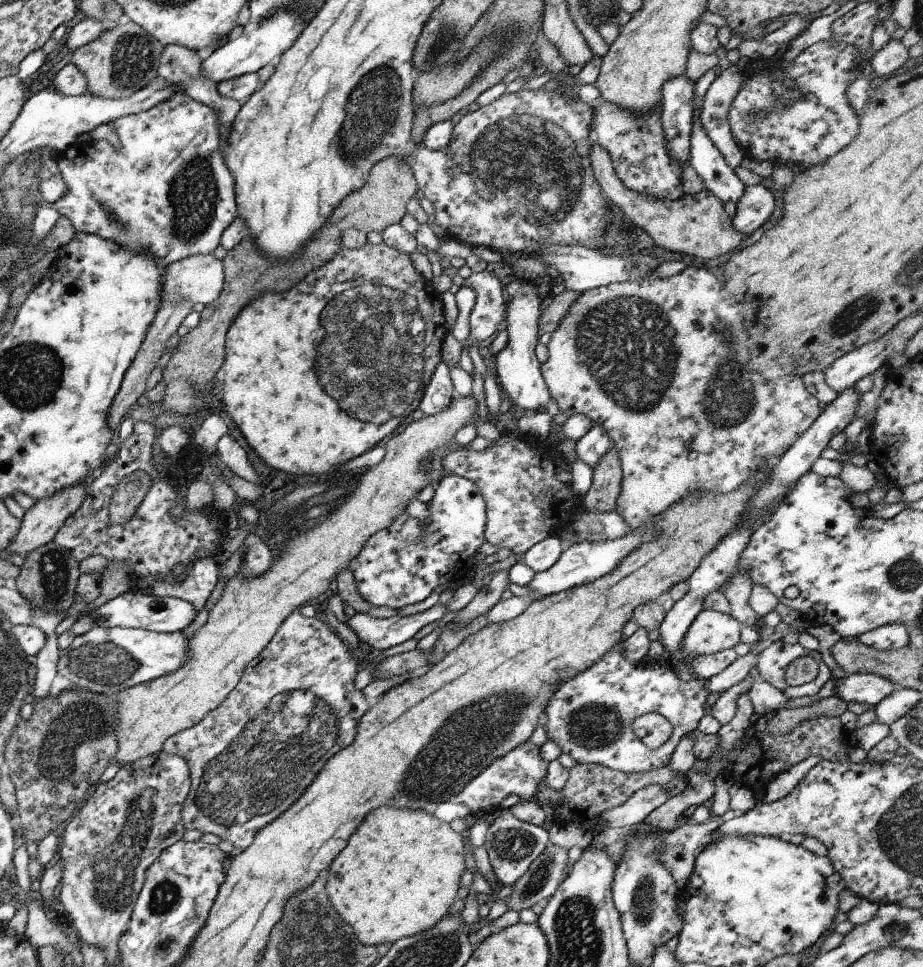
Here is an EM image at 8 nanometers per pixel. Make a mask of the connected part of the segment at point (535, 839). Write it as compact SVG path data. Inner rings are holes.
M500 808L500 815L490 823L484 835L482 847L488 856L492 871L501 884L511 886L528 869L529 864L540 855L548 840L548 832L509 814L508 808Z

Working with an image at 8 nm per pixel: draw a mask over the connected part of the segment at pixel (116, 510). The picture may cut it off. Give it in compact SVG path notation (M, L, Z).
M136 470L125 475L115 487L108 504L108 523L121 525L128 521L152 485L152 478Z

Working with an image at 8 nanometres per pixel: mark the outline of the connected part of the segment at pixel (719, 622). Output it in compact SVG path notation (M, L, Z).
M701 610L687 627L680 648L671 657L688 660L731 648L740 642L740 627L740 622L730 614Z

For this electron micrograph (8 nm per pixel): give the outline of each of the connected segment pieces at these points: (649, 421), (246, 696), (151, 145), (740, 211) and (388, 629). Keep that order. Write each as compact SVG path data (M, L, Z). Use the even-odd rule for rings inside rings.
M686 266L685 269L669 276L668 278L655 278L653 280L645 277L643 280L638 281L625 281L622 283L609 283L606 285L598 286L586 291L581 291L576 299L572 302L572 305L566 310L566 313L560 318L558 325L551 331L551 336L547 344L548 358L545 362L540 364L540 373L547 387L550 398L555 400L558 406L558 412L565 412L567 415L578 412L584 414L591 422L599 423L609 437L611 444L615 447L619 462L620 462L620 485L619 494L616 496L614 510L632 529L637 527L643 527L653 522L657 515L660 515L663 511L668 509L670 504L676 503L677 500L682 499L689 493L706 493L707 491L713 491L714 493L728 493L734 491L741 483L748 481L748 478L765 462L769 460L775 462L779 456L781 456L790 444L802 433L809 428L809 425L818 417L819 404L815 395L804 387L802 380L795 374L789 374L787 376L779 376L772 379L765 380L758 371L752 371L748 367L748 355L747 346L748 335L746 334L745 327L742 325L742 316L740 315L740 306L734 299L728 296L728 292L723 288L721 280L717 279L711 272L705 270L705 268L697 268L695 266Z
M293 609L281 624L277 627L275 634L269 639L265 648L255 656L257 664L251 666L251 672L247 680L239 680L233 687L233 690L219 703L212 711L209 711L197 724L191 728L175 733L173 736L165 739L161 751L172 755L180 756L185 760L190 774L190 789L187 796L183 799L180 810L181 826L184 830L197 829L199 832L210 832L217 838L225 840L234 846L234 853L245 850L251 844L253 835L260 828L263 828L268 822L276 819L284 810L287 810L291 804L301 796L306 786L311 784L315 778L316 772L326 763L326 760L333 756L338 750L351 744L356 733L357 721L361 715L369 708L371 701L363 697L361 691L353 688L353 679L357 670L355 669L356 660L354 652L347 648L345 639L341 639L338 634L332 630L332 624L326 625L313 617L301 615L299 609Z
M179 92L172 95L168 101L160 102L149 110L138 112L137 114L117 117L113 122L108 123L115 129L120 144L119 150L113 149L107 141L93 141L86 143L73 143L66 146L55 157L57 168L66 188L66 193L54 203L46 204L43 200L38 200L38 208L41 205L53 207L60 215L66 216L72 224L75 232L92 235L99 235L101 238L113 240L128 252L145 253L153 257L163 266L177 262L182 258L191 255L209 254L215 250L220 242L223 230L232 223L236 217L236 202L234 195L234 180L225 166L224 158L218 147L219 126L216 122L217 109L210 109L207 105L193 100L191 97Z
M745 185L740 199L735 203L735 212L729 217L733 230L750 235L763 226L773 212L773 196L763 185Z
M435 603L423 613L419 612L408 617L394 615L386 619L374 618L367 613L355 613L343 624L353 631L359 641L377 650L387 650L390 646L401 644L404 640L411 638L423 626L439 620L445 605Z

